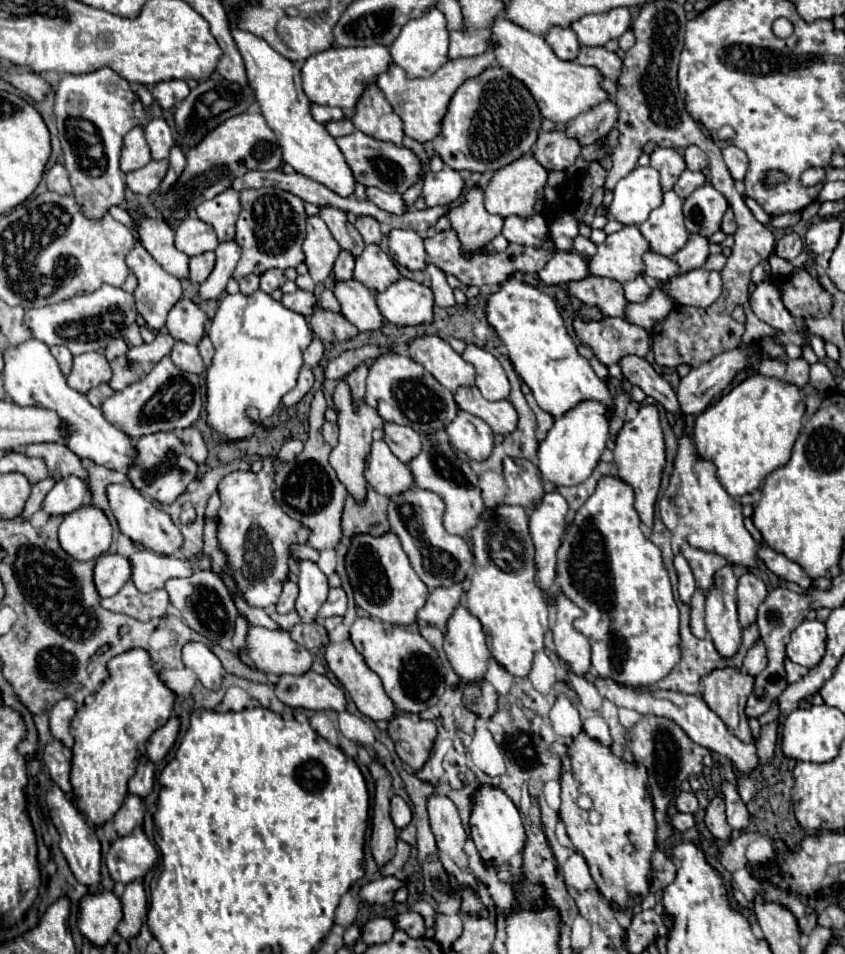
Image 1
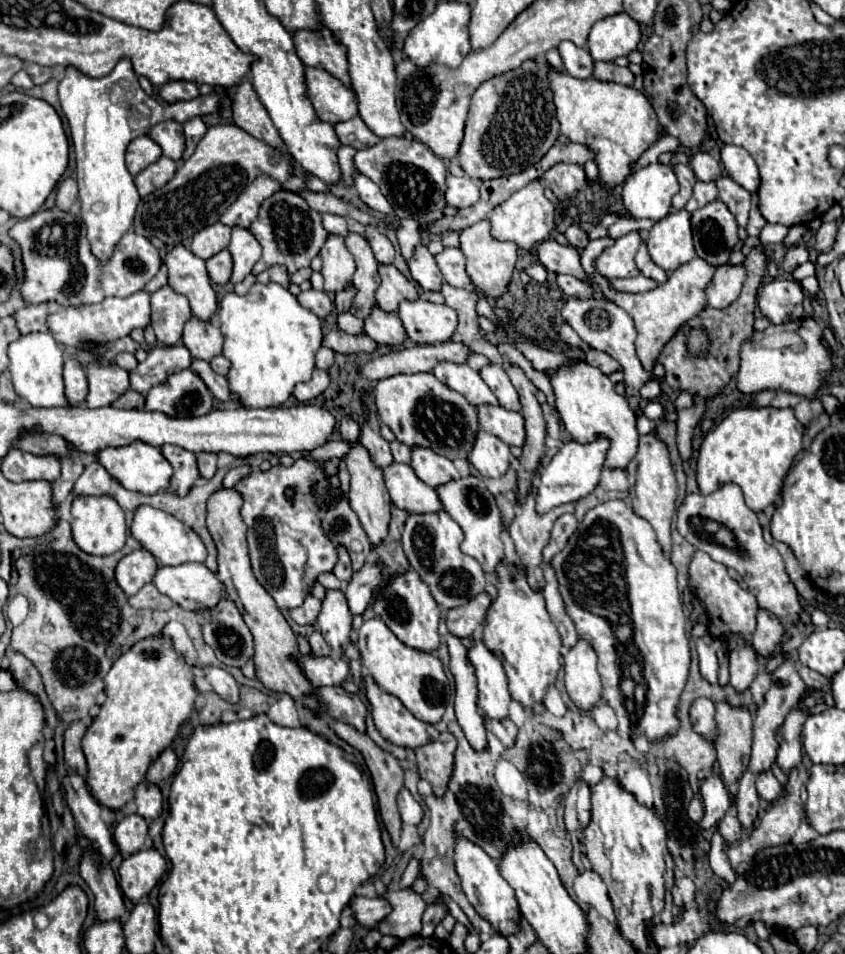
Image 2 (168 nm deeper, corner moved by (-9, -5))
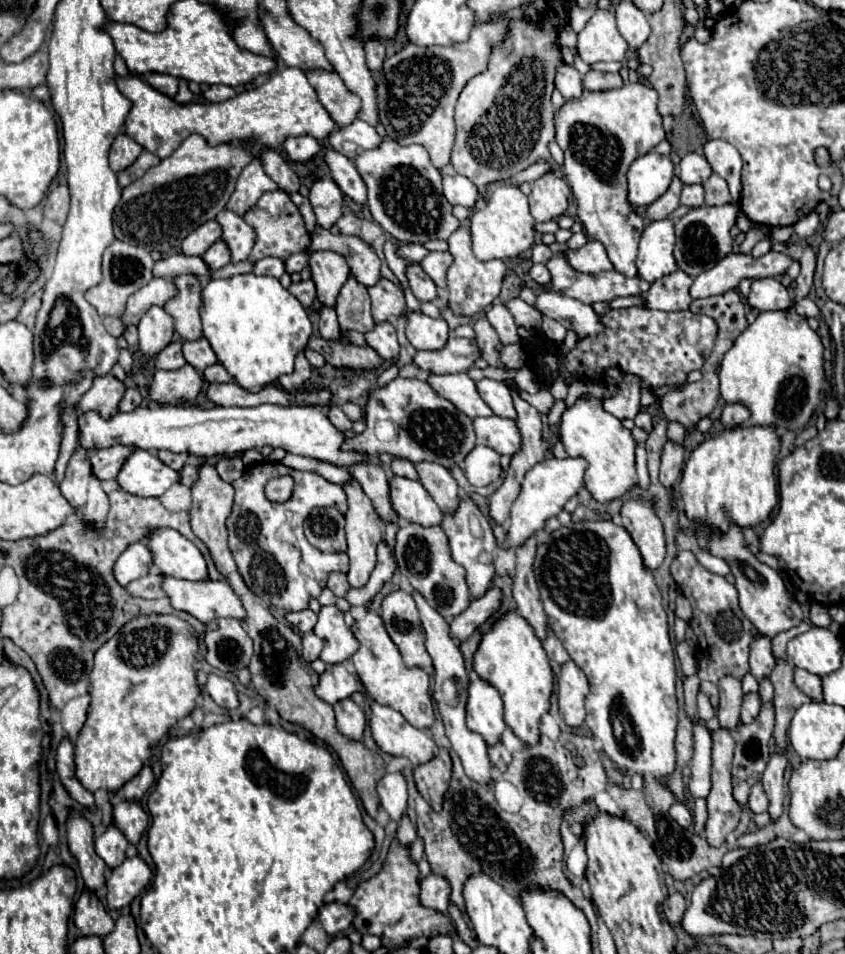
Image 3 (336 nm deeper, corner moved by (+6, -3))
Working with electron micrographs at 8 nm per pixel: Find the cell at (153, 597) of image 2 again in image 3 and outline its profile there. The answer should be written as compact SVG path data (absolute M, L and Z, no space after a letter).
M151 572L151 574L143 576L143 578L133 580L127 586L127 590L129 590L129 594L139 596L139 598L163 598L165 596L165 592L161 588L161 580L163 578L165 578L163 574L153 574Z

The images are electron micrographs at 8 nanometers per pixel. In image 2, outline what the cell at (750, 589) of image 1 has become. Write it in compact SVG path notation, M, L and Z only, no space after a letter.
M760 608L756 614L756 630L752 634L752 646L756 648L756 652L768 656L770 652L776 650L782 636L784 628L780 626L780 620L770 610Z

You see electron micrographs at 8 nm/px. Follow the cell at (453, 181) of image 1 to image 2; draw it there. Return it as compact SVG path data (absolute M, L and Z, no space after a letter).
M448 174L446 176L446 186L448 188L444 192L444 198L446 198L446 204L452 206L452 208L468 208L480 198L478 184L468 176L456 178L456 176Z

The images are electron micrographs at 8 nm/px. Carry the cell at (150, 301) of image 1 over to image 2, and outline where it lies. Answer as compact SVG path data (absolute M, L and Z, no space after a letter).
M168 284L156 290L150 296L152 306L152 328L156 332L156 338L164 346L178 344L182 338L182 328L186 320L192 316L192 310L188 306L188 298L182 294L176 294Z

